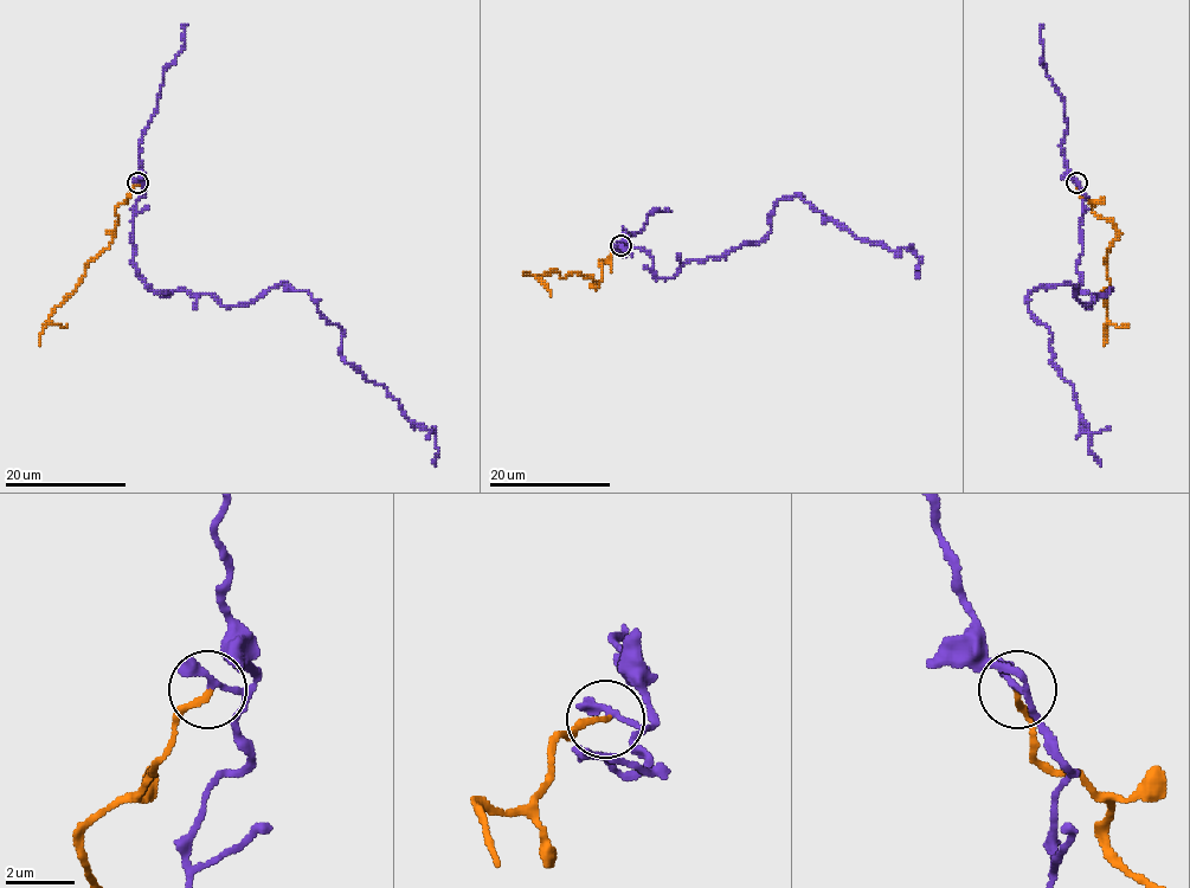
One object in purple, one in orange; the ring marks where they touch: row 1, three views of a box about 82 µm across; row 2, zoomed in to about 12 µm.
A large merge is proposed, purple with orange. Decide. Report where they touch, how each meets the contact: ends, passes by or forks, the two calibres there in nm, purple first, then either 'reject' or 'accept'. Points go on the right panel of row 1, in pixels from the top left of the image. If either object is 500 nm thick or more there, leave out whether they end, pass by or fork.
(1076, 182) | purple ends | orange ends | 240/170 nm | reject

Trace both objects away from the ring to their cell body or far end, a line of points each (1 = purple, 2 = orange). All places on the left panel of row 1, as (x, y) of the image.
1: (136, 182), (133, 259), (154, 291), (226, 307), (306, 291), (341, 356), (435, 435), (435, 465)
2: (136, 182), (116, 208), (118, 220), (107, 248), (91, 258), (79, 284), (49, 315), (52, 323), (68, 325)

